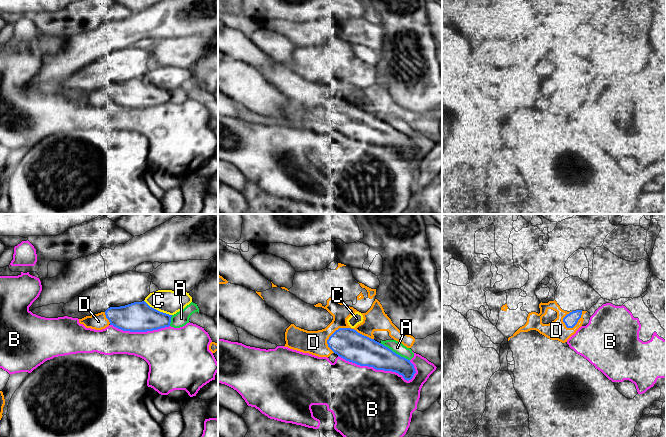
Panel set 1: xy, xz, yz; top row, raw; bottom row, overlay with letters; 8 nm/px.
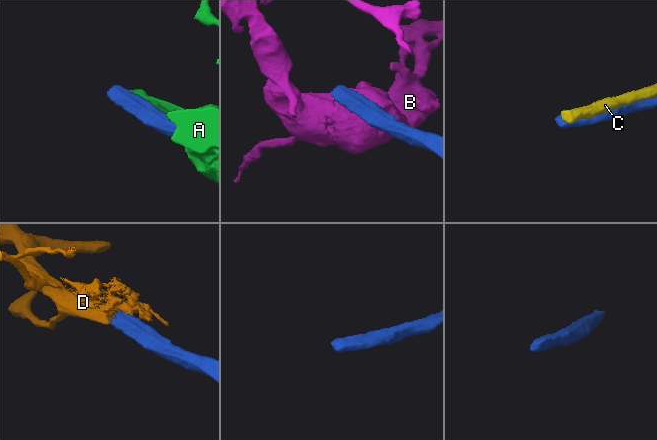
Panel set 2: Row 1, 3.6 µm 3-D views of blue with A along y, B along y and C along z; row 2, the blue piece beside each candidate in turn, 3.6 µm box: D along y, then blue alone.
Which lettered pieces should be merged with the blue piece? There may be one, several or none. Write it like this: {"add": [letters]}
{"add": ["D"]}

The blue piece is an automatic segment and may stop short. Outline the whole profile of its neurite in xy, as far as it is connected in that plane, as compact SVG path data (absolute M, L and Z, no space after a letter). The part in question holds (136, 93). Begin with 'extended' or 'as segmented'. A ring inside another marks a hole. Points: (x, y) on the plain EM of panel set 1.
extended | M145 77L110 83L105 88L79 95L86 104L102 106L113 101L123 107L147 108L169 103L172 91L150 83Z

